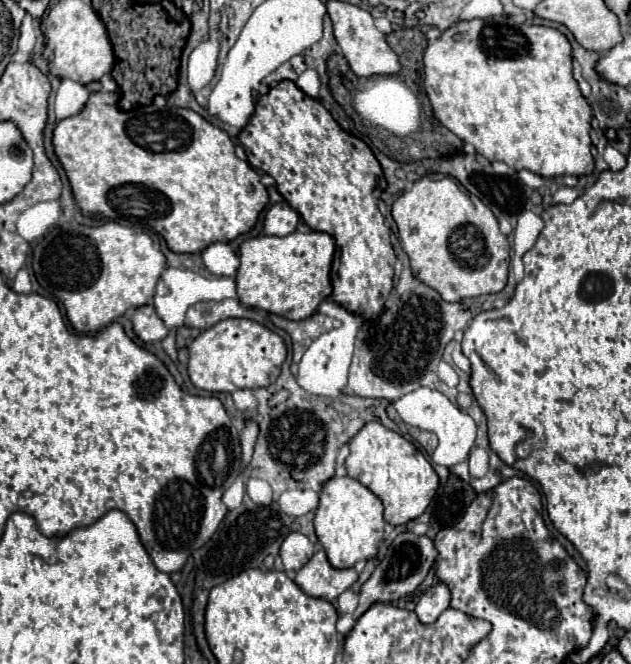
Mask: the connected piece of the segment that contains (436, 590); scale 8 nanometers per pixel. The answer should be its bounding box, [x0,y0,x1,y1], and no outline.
[414,583,450,625]

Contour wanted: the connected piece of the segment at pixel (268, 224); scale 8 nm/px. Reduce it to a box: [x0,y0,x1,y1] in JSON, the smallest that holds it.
[264,201,298,235]

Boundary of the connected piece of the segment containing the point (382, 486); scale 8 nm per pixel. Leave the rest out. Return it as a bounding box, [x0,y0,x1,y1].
[346,423,438,525]

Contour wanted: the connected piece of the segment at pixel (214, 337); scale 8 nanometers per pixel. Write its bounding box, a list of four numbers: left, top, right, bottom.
[188,319,286,393]

